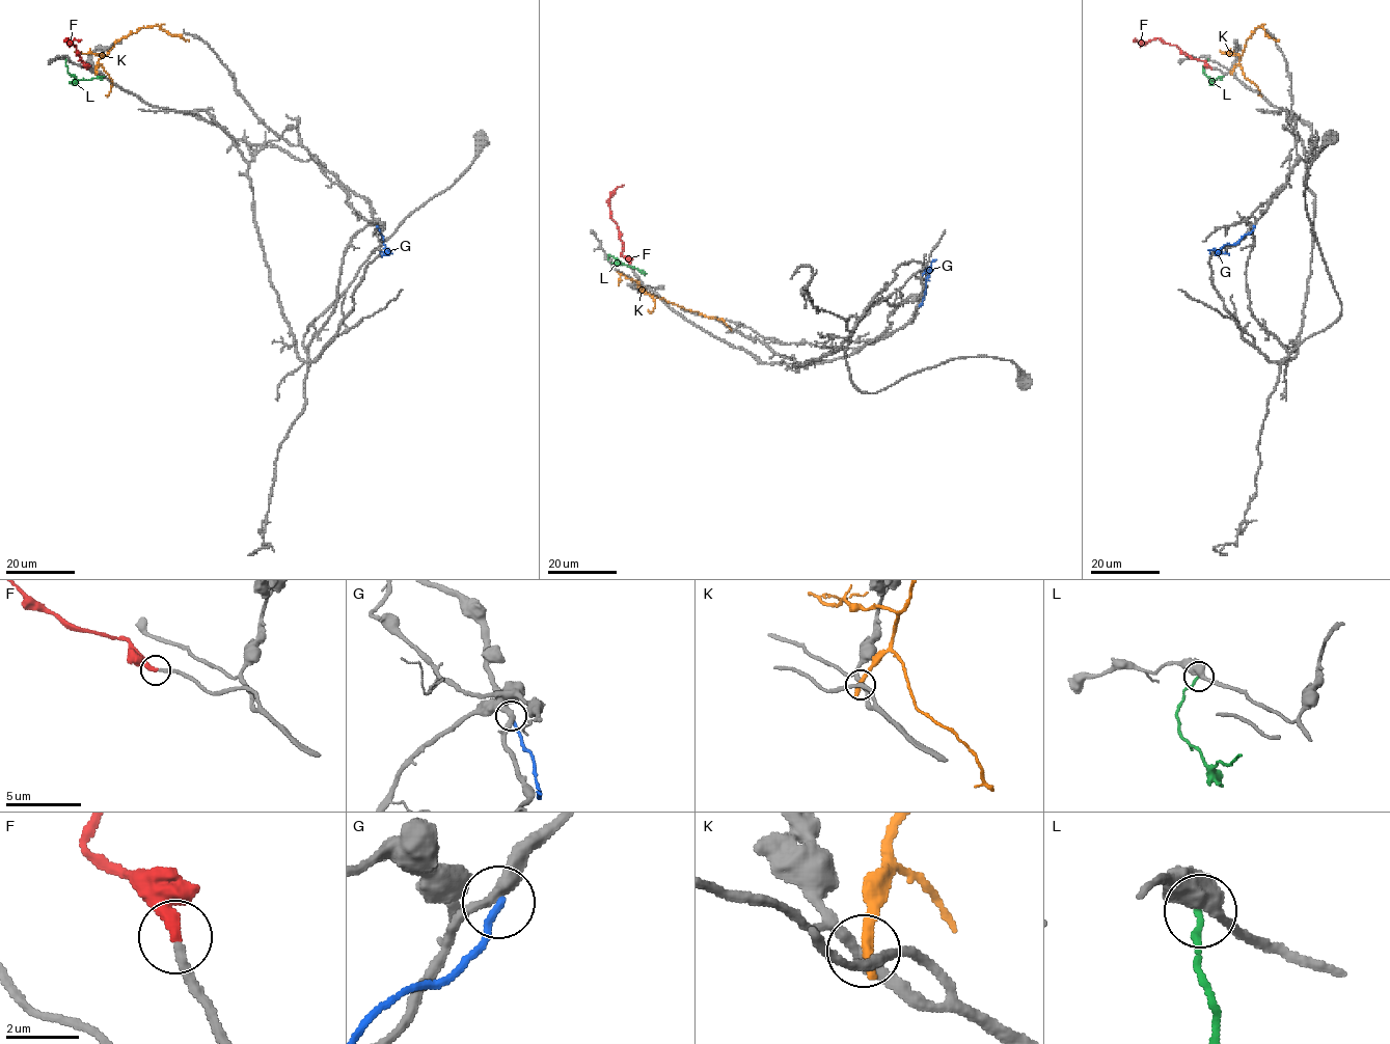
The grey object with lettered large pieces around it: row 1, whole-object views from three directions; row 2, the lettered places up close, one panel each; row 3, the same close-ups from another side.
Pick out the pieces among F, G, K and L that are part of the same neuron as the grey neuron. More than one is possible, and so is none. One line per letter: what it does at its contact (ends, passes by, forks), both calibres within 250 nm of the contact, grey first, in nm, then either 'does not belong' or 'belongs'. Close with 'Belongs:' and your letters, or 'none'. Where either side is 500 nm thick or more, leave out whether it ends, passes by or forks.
F: it ends; calibres 240 and 360 nm; belongs
G: it ends; calibres 320 and 200 nm; does not belong
K: it ends; calibres 320 and 360 nm; does not belong
L: calibres 600 and 180 nm; does not belong
Belongs: F

